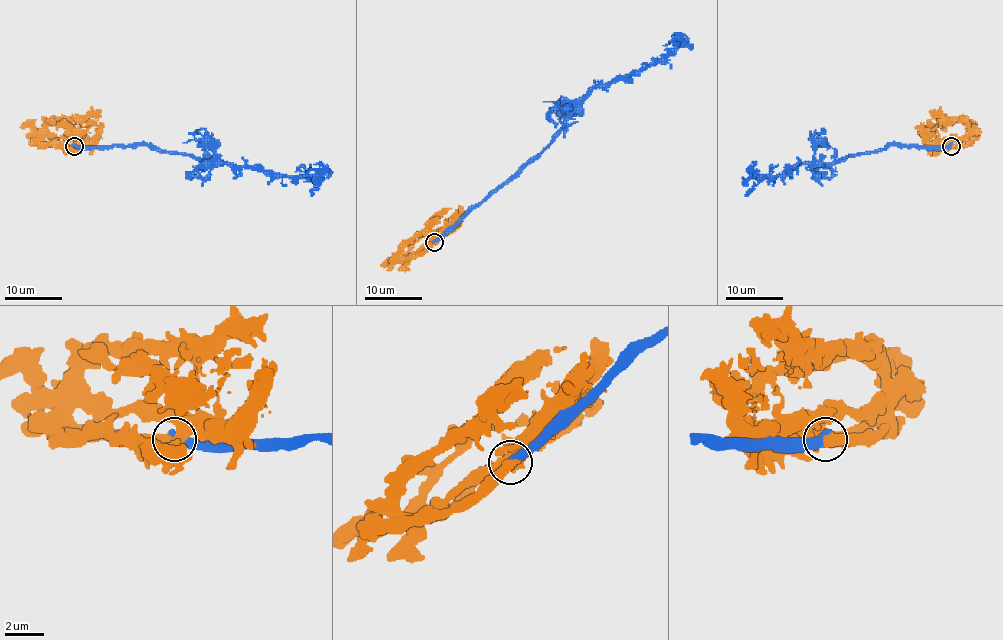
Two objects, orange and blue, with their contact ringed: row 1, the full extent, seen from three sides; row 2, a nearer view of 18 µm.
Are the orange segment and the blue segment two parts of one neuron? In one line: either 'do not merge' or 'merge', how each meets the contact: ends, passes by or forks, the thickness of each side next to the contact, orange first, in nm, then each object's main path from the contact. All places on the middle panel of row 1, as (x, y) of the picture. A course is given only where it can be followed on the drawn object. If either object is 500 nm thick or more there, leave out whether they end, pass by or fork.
merge; orange forks; blue ends; calibres 320 and 420 nm; course orange (434, 241), (408, 258), (411, 247), (451, 208); course blue (434, 241), (516, 176), (549, 143), (565, 119), (594, 89), (637, 76), (666, 60), (680, 45), (674, 47)

